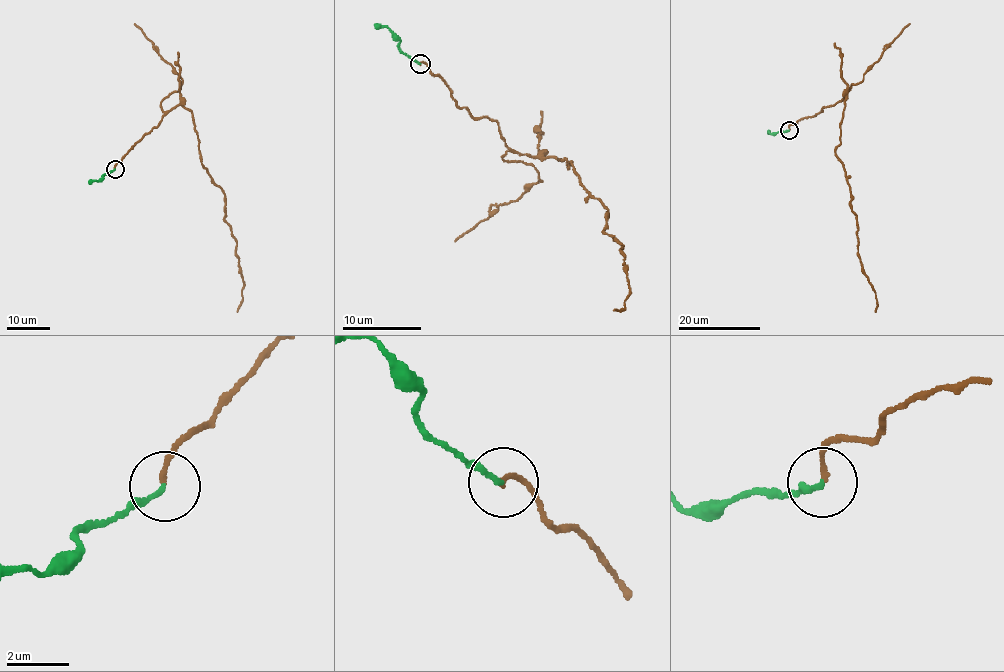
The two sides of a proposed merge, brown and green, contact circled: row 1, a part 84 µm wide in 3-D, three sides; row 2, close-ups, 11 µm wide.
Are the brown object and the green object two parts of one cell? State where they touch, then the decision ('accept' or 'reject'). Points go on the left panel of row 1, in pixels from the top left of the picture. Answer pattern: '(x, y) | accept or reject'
(115, 169) | accept

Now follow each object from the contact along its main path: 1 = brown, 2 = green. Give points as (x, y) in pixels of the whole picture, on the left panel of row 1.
1: (114, 169), (164, 114), (187, 108), (201, 164), (224, 194), (224, 221), (236, 242), (244, 283), (236, 312)
2: (114, 169), (99, 180), (88, 182)

